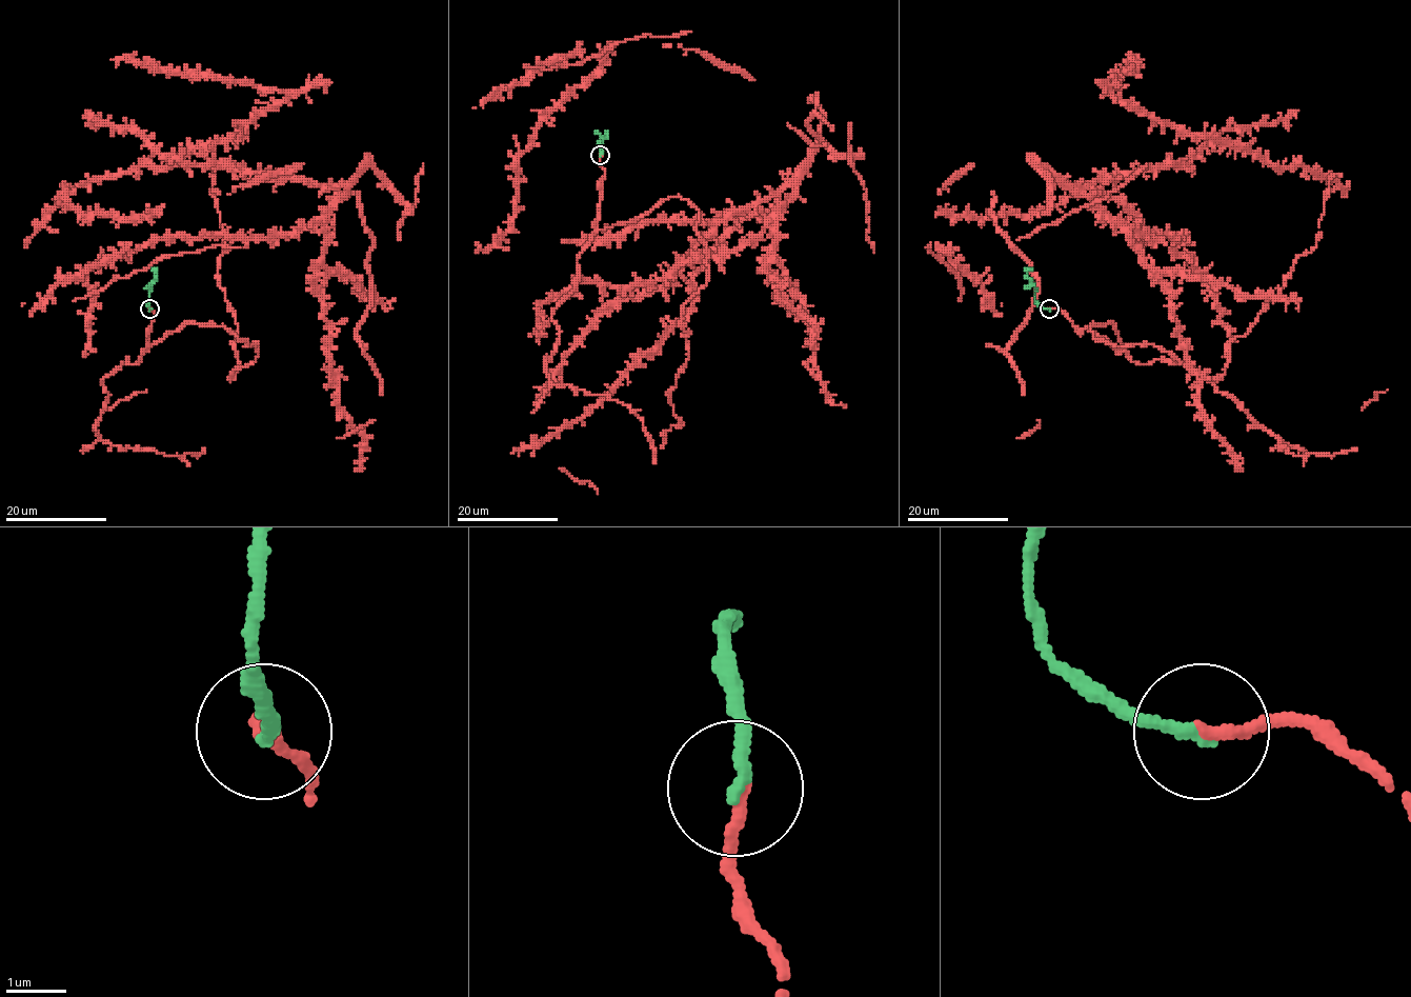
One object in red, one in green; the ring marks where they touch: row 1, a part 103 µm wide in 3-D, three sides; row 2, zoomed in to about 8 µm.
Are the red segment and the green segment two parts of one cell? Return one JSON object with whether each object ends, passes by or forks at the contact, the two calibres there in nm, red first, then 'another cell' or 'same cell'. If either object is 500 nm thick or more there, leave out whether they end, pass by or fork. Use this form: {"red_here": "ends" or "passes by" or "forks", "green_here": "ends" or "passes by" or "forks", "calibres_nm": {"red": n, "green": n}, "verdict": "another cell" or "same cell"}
{"red_here": "ends", "green_here": "ends", "calibres_nm": {"red": 200, "green": 200}, "verdict": "same cell"}

